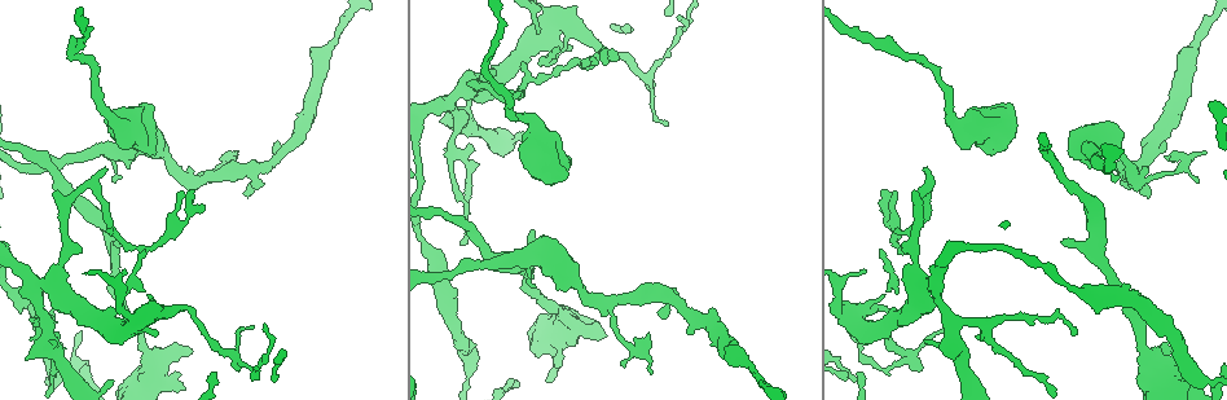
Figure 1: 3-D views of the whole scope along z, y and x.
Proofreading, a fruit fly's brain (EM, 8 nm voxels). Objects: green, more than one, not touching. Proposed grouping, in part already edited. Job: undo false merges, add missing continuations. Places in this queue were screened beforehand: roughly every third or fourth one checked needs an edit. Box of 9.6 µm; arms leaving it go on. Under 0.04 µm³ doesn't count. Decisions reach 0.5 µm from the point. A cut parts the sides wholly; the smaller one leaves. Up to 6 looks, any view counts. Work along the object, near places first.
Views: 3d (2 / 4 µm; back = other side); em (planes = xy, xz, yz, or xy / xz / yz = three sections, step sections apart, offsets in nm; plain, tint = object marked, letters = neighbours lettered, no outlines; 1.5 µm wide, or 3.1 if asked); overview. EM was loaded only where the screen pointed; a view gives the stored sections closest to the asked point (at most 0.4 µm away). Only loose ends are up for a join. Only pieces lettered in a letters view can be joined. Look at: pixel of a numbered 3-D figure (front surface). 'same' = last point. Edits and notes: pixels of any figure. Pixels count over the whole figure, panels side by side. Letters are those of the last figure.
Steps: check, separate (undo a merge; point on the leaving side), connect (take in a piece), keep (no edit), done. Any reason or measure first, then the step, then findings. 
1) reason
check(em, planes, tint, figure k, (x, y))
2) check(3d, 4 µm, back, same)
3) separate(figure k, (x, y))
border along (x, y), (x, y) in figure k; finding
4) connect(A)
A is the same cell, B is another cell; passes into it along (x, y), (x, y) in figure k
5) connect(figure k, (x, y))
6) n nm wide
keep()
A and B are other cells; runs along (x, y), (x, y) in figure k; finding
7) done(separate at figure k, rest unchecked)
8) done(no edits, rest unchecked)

check(em, yz, step 4, letters, figure 1, (870, 313))

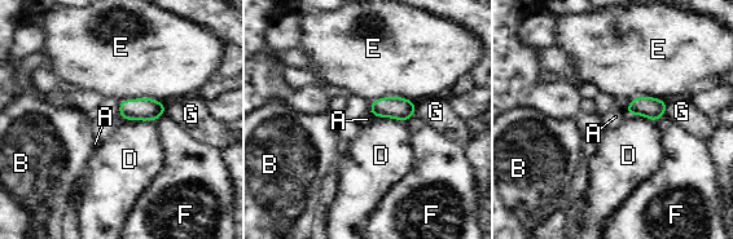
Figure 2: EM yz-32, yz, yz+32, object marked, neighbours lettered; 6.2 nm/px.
keep()
A, B, D, E, F and G are other cells; border along (124, 119), (154, 122) in figure 2; continuous, no second cell

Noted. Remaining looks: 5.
an open end
check(em, planes, letters, figure 1, (906, 252))

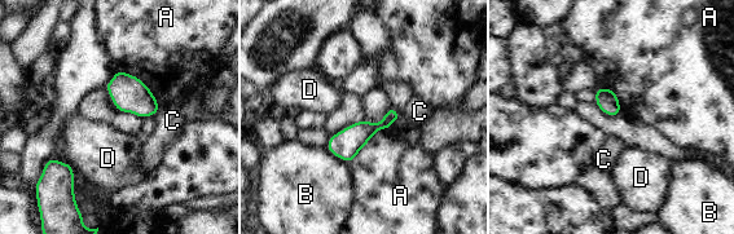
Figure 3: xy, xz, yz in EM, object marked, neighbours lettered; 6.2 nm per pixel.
A touches over 360 nm
keep()
A, B, C and D are other cells; border along (66, 162), (73, 170) in figure 3; none of them fits

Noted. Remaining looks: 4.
tapers out
check(3d, 4 µm, figure 1, (108, 170))

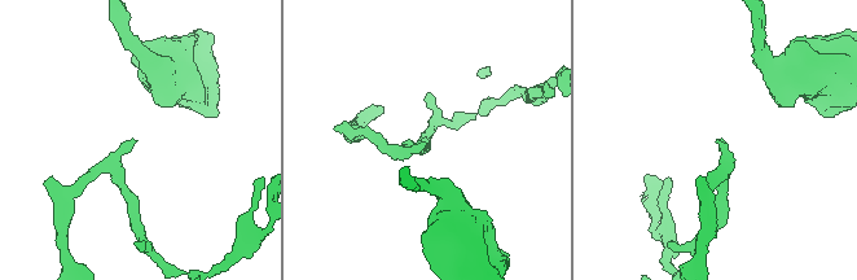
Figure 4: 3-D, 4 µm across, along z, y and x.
now the EM
check(em, xy, step 8, tint, figure 4, (717, 141))

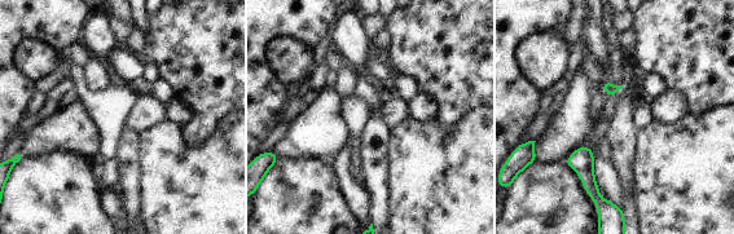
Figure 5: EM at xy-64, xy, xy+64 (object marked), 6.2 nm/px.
another direction
check(em, planes, letters, same)

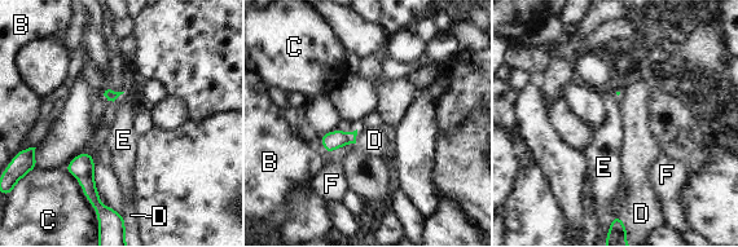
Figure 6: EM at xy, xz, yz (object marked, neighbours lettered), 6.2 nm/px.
keep()
B, C, D, E and F are other cells; border along (124, 92), (113, 102) in figure 6; none of them fits

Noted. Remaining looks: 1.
done(no edits, rest unchecked)

